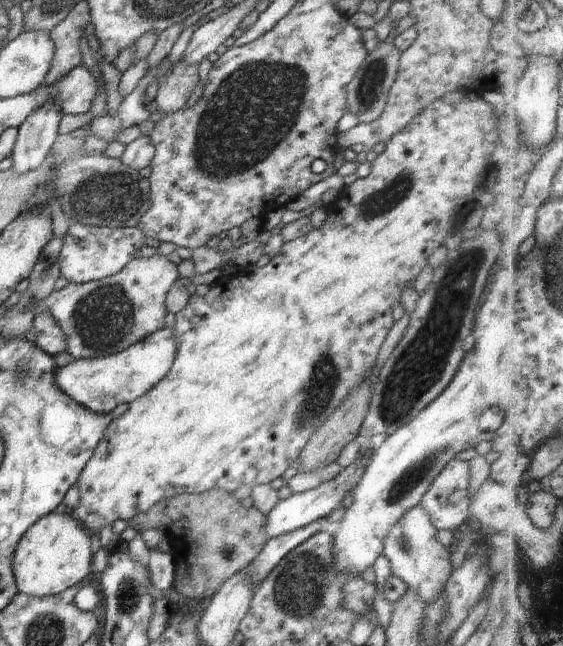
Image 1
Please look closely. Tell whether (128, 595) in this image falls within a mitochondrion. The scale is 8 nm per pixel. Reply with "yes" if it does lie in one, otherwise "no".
yes

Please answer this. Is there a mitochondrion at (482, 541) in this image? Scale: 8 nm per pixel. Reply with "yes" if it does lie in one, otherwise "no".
no

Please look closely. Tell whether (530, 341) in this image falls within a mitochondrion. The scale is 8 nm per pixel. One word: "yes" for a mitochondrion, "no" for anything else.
no

